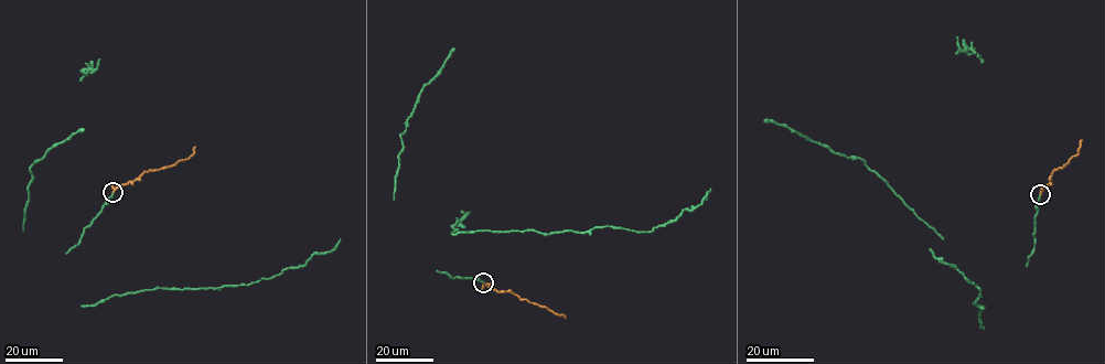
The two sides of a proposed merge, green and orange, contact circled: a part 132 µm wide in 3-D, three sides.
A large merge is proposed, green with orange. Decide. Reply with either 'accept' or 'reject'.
accept

